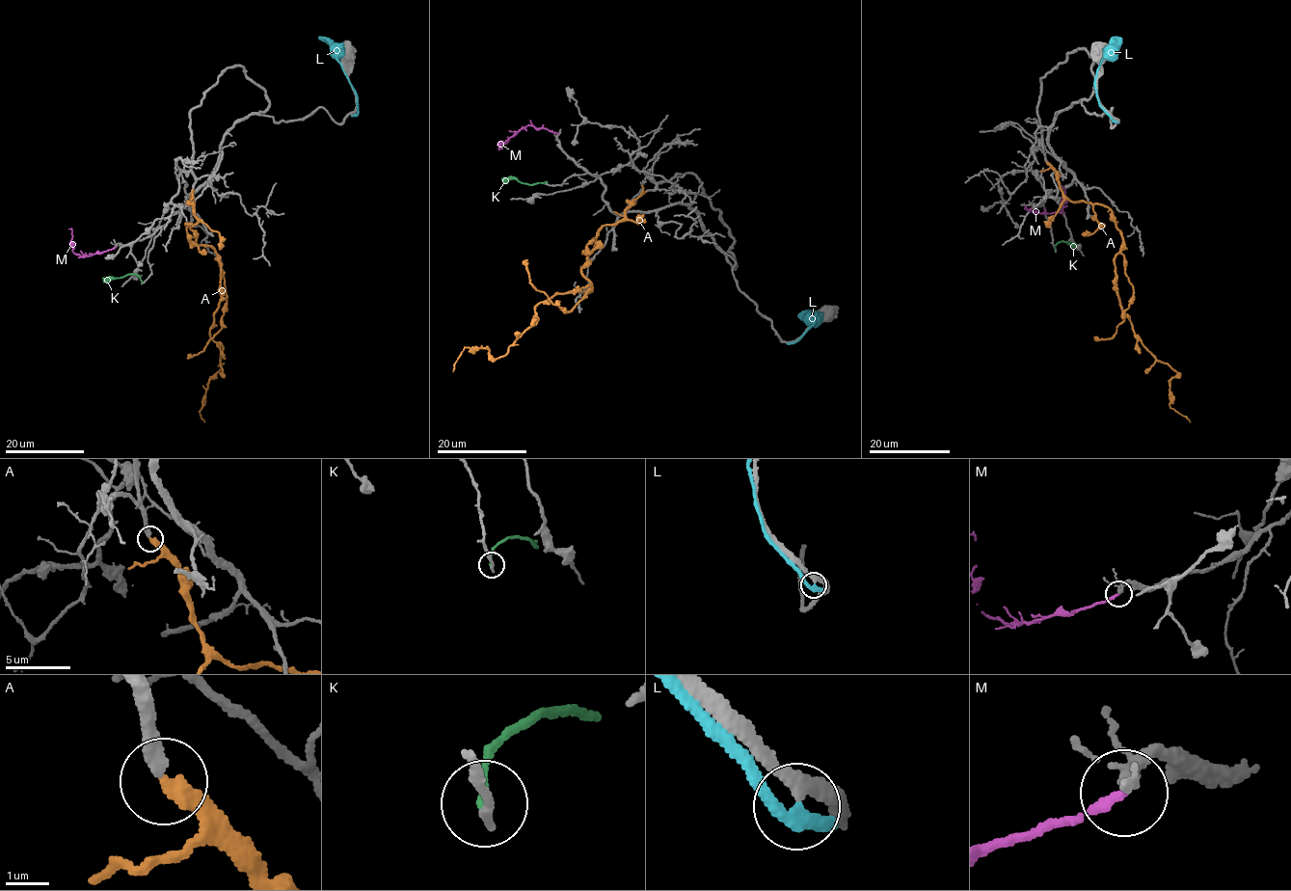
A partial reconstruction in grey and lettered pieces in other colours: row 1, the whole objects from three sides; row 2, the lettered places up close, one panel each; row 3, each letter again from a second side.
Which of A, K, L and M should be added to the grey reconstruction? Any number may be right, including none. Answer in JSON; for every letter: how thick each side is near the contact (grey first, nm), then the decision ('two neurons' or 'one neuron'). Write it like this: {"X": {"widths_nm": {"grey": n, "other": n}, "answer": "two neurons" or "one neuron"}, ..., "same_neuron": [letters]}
{"A": {"widths_nm": {"grey": 280, "other": 320}, "answer": "one neuron"}, "K": {"widths_nm": {"grey": 240, "other": 160}, "answer": "two neurons"}, "L": {"widths_nm": {"grey": 260, "other": 280}, "answer": "two neurons"}, "M": {"widths_nm": {"grey": 200, "other": 200}, "answer": "two neurons"}, "same_neuron": ["A"]}

